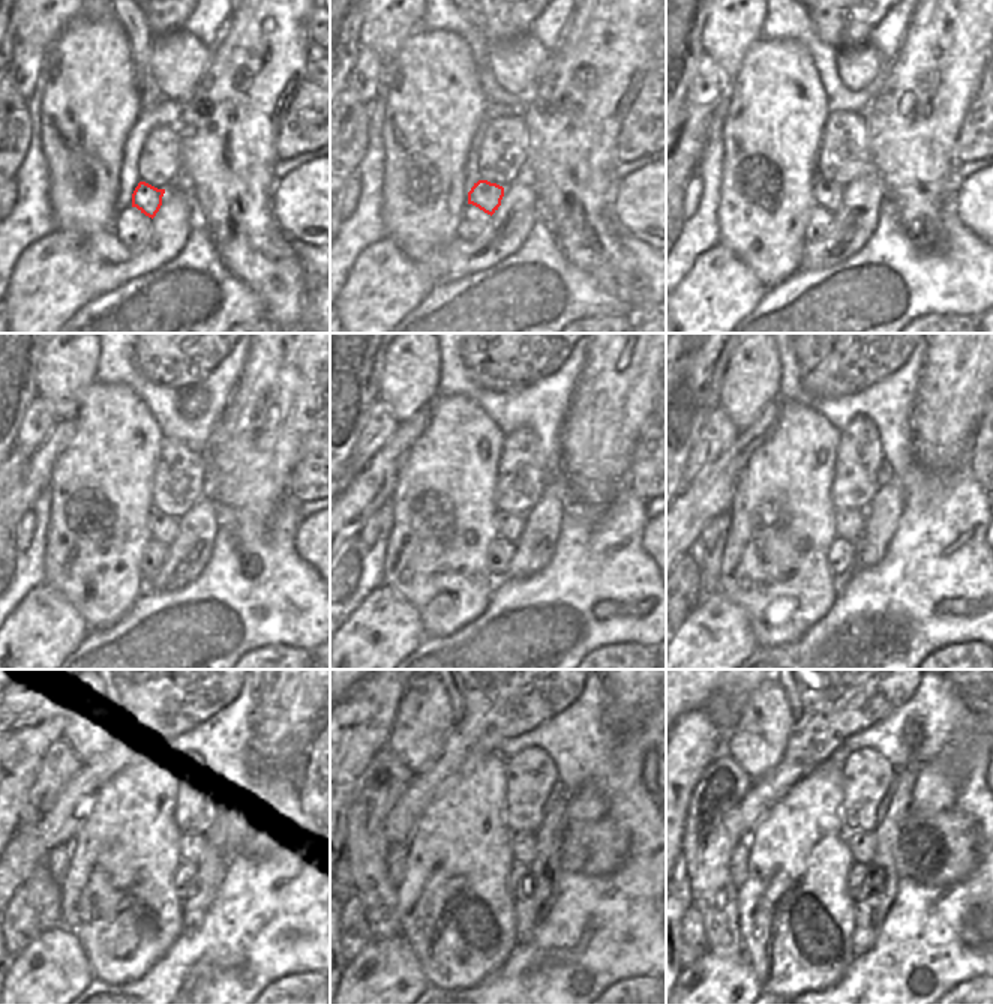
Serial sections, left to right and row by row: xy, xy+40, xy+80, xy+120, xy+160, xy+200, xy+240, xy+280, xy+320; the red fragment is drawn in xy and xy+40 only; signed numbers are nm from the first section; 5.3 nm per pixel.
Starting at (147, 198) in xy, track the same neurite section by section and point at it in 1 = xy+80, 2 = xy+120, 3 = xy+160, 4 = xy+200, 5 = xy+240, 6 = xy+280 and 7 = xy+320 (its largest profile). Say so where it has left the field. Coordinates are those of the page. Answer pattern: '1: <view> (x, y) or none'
1: xy+80 (828, 194)
2: xy+120 (164, 529)
3: xy+160 (509, 526)
4: xy+200 (848, 524)
5: xy+240 (189, 847)
6: xy+280 (524, 845)
7: xy+320 (861, 844)

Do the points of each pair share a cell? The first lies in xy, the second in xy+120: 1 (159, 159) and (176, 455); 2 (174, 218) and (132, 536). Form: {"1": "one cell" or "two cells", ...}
{"1": "one cell", "2": "two cells"}

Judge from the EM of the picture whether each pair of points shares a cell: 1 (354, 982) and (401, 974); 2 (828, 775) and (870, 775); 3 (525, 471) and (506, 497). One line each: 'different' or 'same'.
1: same
2: different
3: same

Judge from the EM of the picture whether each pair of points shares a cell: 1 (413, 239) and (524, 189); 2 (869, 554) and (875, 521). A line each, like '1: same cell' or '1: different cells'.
1: different cells
2: same cell

